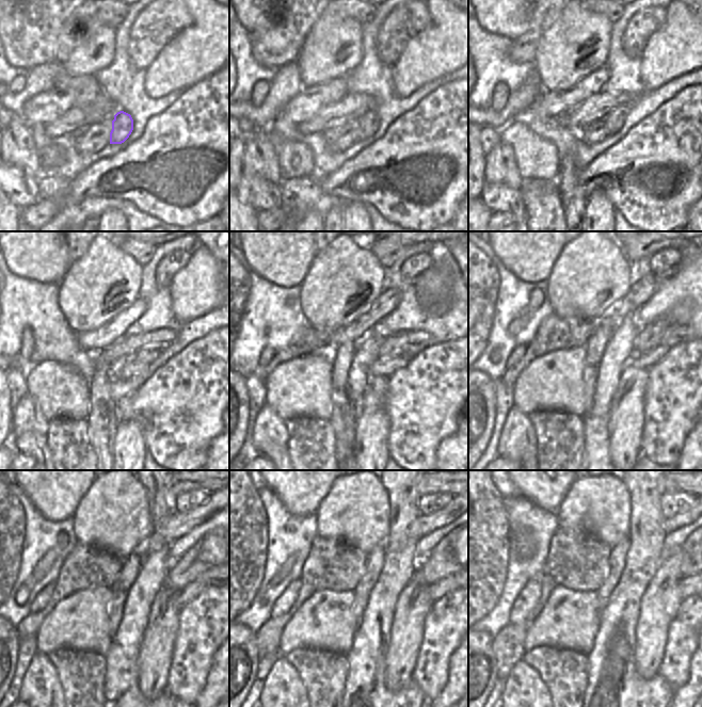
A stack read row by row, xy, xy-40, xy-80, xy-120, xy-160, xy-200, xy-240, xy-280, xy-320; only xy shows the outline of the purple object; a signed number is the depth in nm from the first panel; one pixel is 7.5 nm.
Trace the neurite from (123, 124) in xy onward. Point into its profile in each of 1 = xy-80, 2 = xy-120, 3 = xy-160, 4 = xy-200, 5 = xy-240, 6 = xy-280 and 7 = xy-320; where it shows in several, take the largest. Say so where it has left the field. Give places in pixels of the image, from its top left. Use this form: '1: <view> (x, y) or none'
1: xy-80 (613, 121)
2: xy-120 (147, 354)
3: xy-160 (419, 339)
4: xy-200 (650, 337)
5: xy-240 (207, 552)
6: xy-280 (446, 558)
7: xy-320 (685, 548)

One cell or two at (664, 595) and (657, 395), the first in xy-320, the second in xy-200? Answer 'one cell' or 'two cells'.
two cells

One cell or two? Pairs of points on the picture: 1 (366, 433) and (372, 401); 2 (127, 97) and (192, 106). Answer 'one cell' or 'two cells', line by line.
1: one cell
2: two cells

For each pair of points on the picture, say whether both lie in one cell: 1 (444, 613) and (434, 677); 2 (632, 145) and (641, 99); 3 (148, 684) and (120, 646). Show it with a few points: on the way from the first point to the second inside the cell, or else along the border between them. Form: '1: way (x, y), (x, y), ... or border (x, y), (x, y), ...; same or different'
1: way (444, 629), (434, 653), (434, 661); same
2: border (652, 112), (637, 122), (623, 137); different
3: border (141, 644), (138, 655), (138, 686), (143, 693); different

